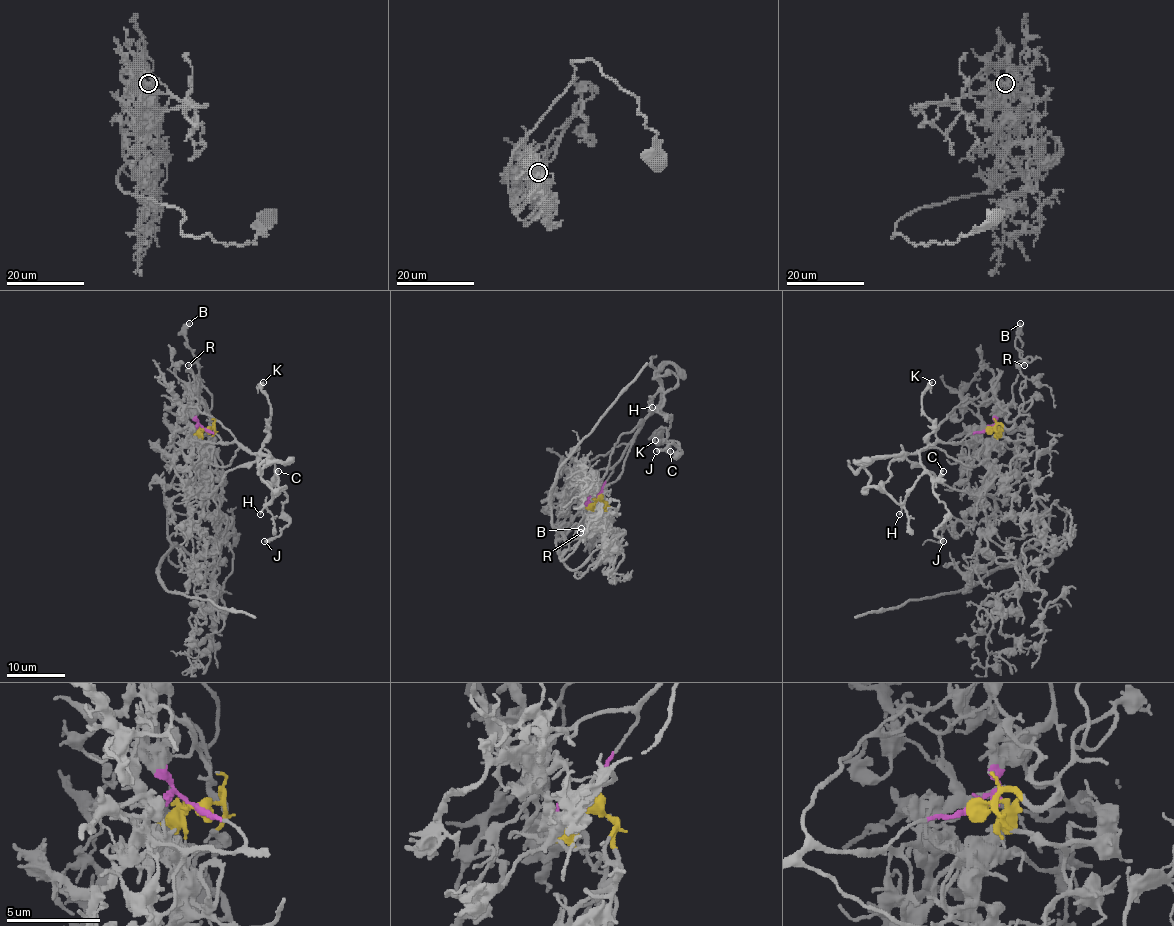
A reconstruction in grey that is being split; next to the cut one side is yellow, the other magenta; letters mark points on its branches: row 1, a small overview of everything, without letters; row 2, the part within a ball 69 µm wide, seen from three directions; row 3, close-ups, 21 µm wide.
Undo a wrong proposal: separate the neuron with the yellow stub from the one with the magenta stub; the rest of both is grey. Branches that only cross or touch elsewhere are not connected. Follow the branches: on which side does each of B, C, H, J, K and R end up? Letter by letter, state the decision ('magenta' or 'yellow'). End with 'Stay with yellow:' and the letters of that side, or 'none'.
B: yellow
C: magenta
H: magenta
J: magenta
K: magenta
R: yellow
Stay with yellow: B, R

